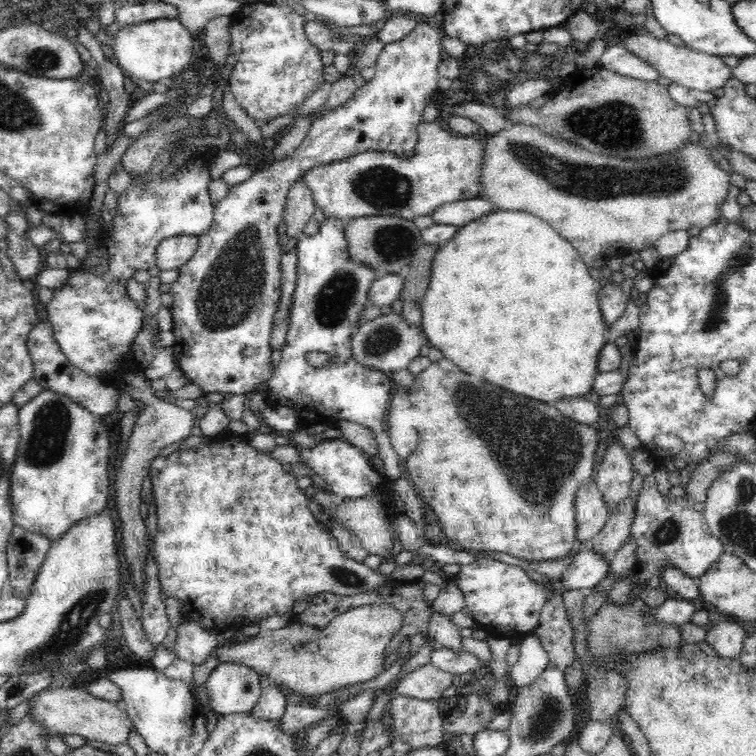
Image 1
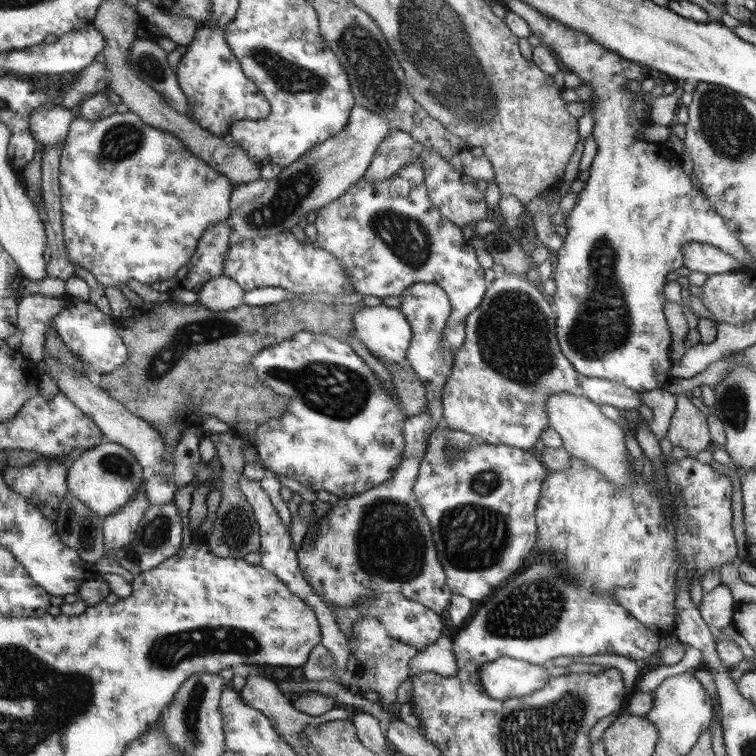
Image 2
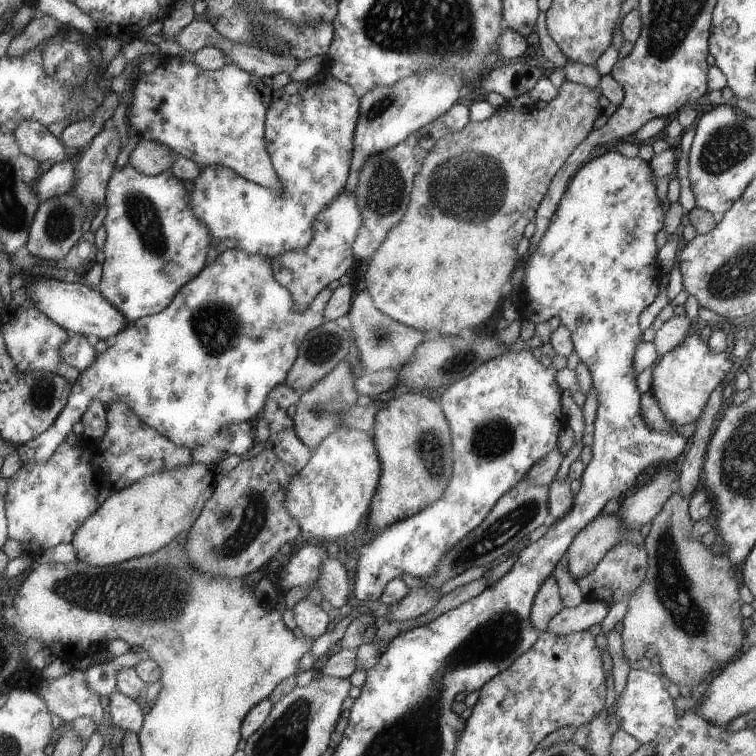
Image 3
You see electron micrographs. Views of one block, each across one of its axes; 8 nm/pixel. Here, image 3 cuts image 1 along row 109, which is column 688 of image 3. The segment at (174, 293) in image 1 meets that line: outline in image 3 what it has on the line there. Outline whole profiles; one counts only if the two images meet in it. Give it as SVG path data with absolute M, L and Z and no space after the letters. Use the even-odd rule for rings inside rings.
M702 324L695 325L683 344L664 354L652 368L653 382L650 392L656 398L663 418L676 427L693 424L703 415L713 392L724 384L726 375L734 366L732 353L725 351L715 354L709 350L706 342L700 339L701 328Z

